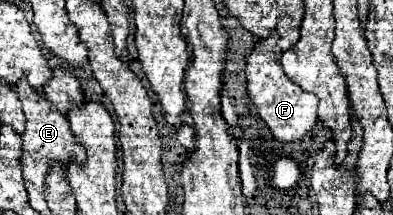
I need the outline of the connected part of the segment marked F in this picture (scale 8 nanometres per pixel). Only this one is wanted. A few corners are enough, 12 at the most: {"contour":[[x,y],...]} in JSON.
{"contour":[[279,34],[247,58],[247,98],[279,142],[317,122],[315,94],[281,68]]}

